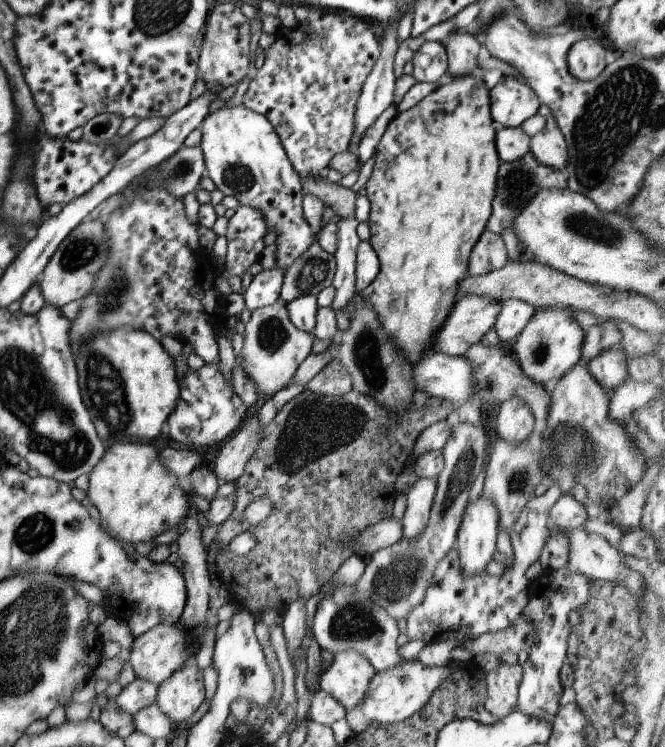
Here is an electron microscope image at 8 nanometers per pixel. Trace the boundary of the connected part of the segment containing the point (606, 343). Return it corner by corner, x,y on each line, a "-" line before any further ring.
602,320
600,325
589,323
582,342
580,364
587,367
590,360
596,358
598,354
602,354
614,346
620,346
621,340
622,332
614,321

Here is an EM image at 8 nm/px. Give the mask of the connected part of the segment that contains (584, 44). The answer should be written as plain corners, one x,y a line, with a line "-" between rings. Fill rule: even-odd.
594,38
577,40
568,49
566,66
568,72
584,82
594,80
605,68
606,49

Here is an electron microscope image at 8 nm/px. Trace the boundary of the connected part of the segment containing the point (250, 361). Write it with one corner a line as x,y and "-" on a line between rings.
276,303
252,310
251,316
245,319
243,335
239,375
246,374
248,380
258,386
260,394
271,397
292,383
298,366
308,358
316,338
313,334
298,330
290,320
286,307

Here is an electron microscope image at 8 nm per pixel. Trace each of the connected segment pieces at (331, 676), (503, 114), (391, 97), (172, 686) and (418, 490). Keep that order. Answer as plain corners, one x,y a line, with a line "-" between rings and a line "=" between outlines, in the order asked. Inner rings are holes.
354,650
340,652
333,656
330,668
322,674
320,689
328,692
344,706
346,712
350,712
364,698
376,671
362,653
=
503,76
490,89
490,112
496,126
521,128
534,114
538,114
541,101
534,90
518,78
=
394,22
394,24
390,24
390,26
385,28
386,34
380,45
380,56
378,56
378,60
376,60
376,64
374,64
370,76
366,79
362,87
354,115
354,132
352,132
352,142
350,142
349,148
352,154
357,154
358,144
360,144
362,136
364,136
364,132
376,122
376,118
378,118
390,104
395,102
395,84
397,79
395,74
395,56
399,45
397,41
397,28
398,22
=
188,662
159,684
156,706
172,720
174,726
185,723
205,701
204,675
204,670
196,662
=
419,479
406,491
406,510
401,520
402,539
416,540
424,532
436,494
436,480

